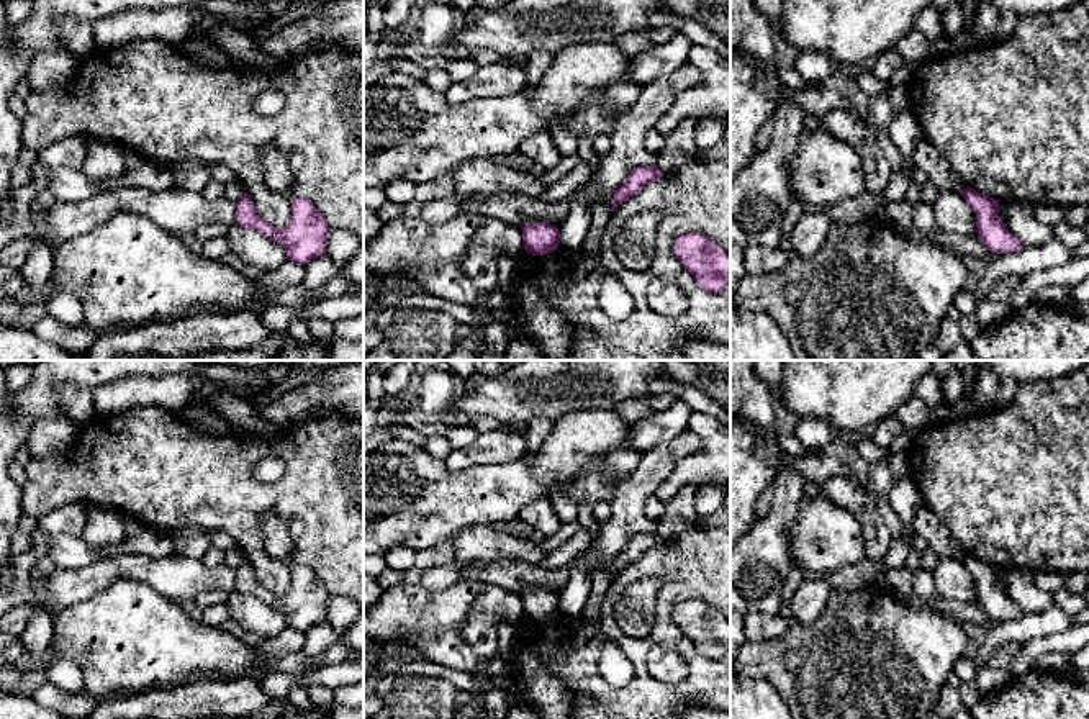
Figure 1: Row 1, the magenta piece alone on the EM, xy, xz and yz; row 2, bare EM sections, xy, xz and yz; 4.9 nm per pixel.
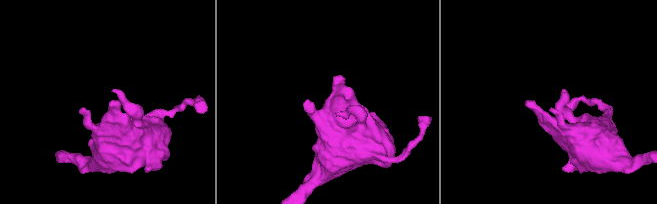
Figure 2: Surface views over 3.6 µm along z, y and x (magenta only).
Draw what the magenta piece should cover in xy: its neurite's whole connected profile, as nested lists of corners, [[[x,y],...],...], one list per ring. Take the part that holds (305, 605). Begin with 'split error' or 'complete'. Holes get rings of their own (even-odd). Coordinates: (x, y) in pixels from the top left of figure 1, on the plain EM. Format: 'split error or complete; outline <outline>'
complete; outline [[[249,562],[236,572],[234,591],[280,609],[287,617],[288,627],[306,632],[310,627],[326,621],[331,595],[310,567],[291,567],[290,588],[283,596],[273,595],[259,583]]]

